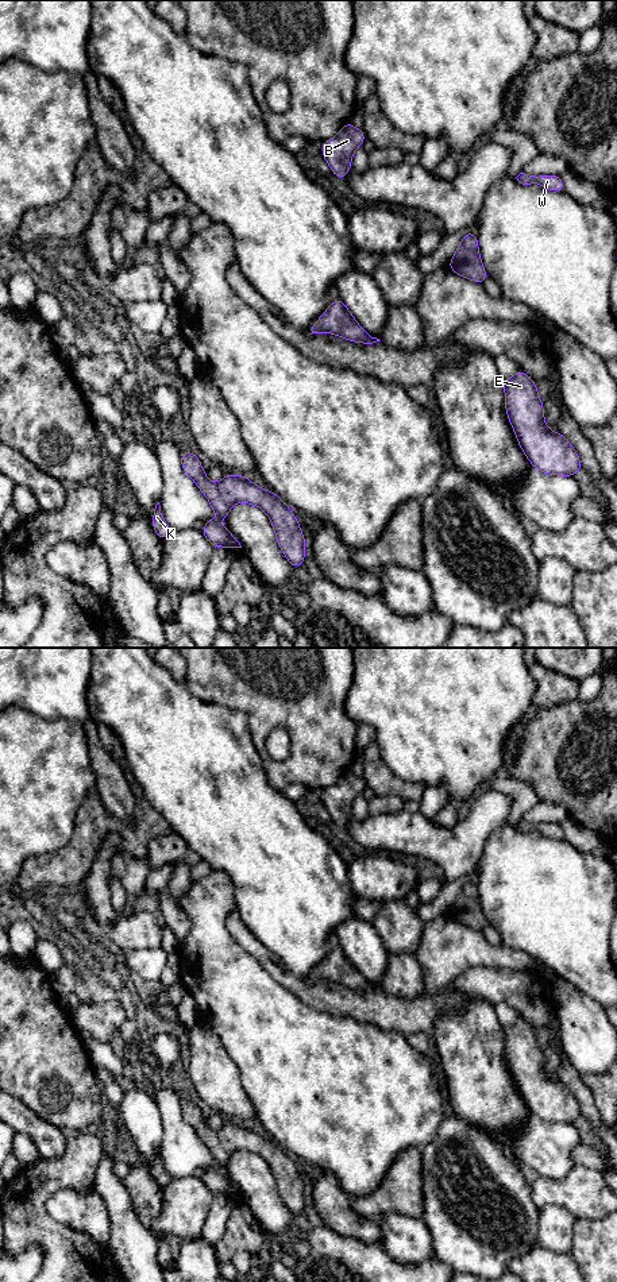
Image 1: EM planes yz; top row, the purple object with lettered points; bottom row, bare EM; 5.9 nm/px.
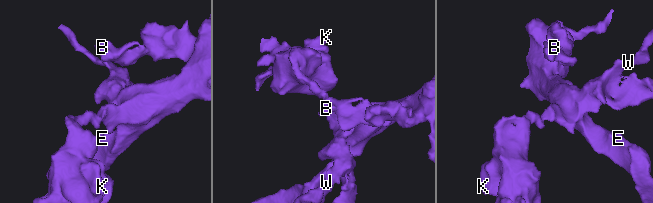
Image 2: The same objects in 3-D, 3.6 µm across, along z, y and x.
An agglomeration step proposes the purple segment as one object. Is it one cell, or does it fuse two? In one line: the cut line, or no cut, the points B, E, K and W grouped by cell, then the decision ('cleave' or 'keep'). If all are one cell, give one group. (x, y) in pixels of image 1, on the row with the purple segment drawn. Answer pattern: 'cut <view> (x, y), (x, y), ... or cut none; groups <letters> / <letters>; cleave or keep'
cut none; groups B E K W; keep

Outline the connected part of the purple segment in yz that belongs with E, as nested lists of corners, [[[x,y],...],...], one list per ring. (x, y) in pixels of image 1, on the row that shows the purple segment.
[[[518,370],[512,378],[501,378],[505,389],[505,409],[517,437],[518,445],[531,464],[548,475],[574,476],[582,470],[581,459],[570,441],[558,432],[552,432],[544,422],[544,406],[532,378]]]

